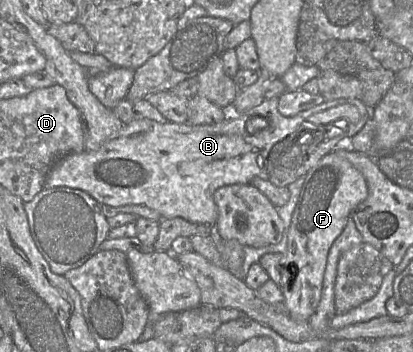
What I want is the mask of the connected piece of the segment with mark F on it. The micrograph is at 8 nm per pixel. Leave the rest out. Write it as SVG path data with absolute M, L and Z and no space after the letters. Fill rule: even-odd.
M332 151L326 154L307 173L288 231L287 249L281 265L290 266L293 284L280 287L289 315L300 321L309 321L322 293L323 278L329 250L342 233L352 210L368 196L368 185L346 158Z

